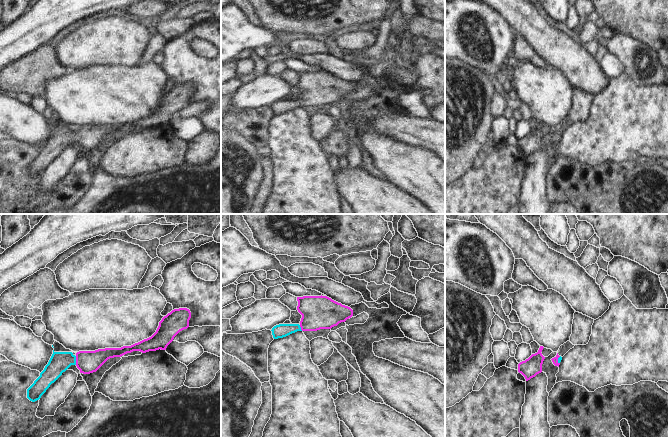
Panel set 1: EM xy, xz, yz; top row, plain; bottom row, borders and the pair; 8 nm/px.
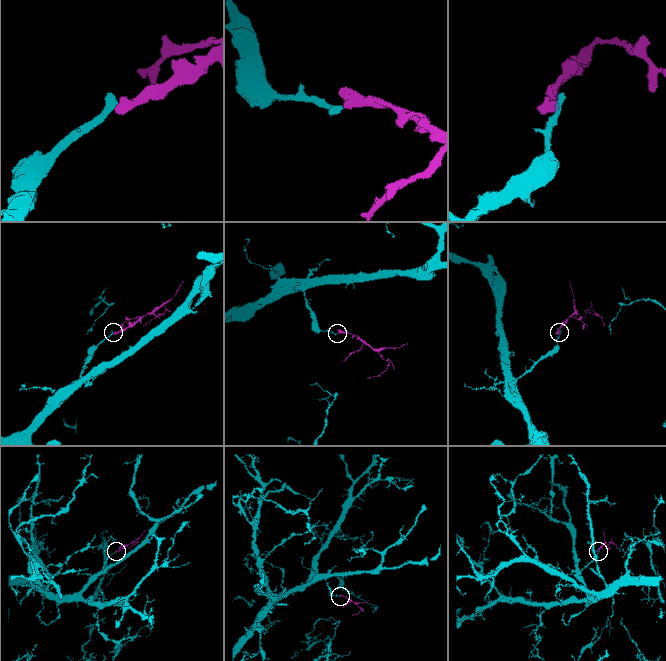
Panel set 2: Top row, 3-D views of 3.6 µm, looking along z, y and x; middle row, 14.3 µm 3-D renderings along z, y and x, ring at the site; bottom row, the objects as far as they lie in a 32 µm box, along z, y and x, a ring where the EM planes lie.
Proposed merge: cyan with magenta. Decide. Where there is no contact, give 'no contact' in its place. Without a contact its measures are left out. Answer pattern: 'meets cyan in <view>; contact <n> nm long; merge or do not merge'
meets cyan in xy; contact 70 nm long; merge

